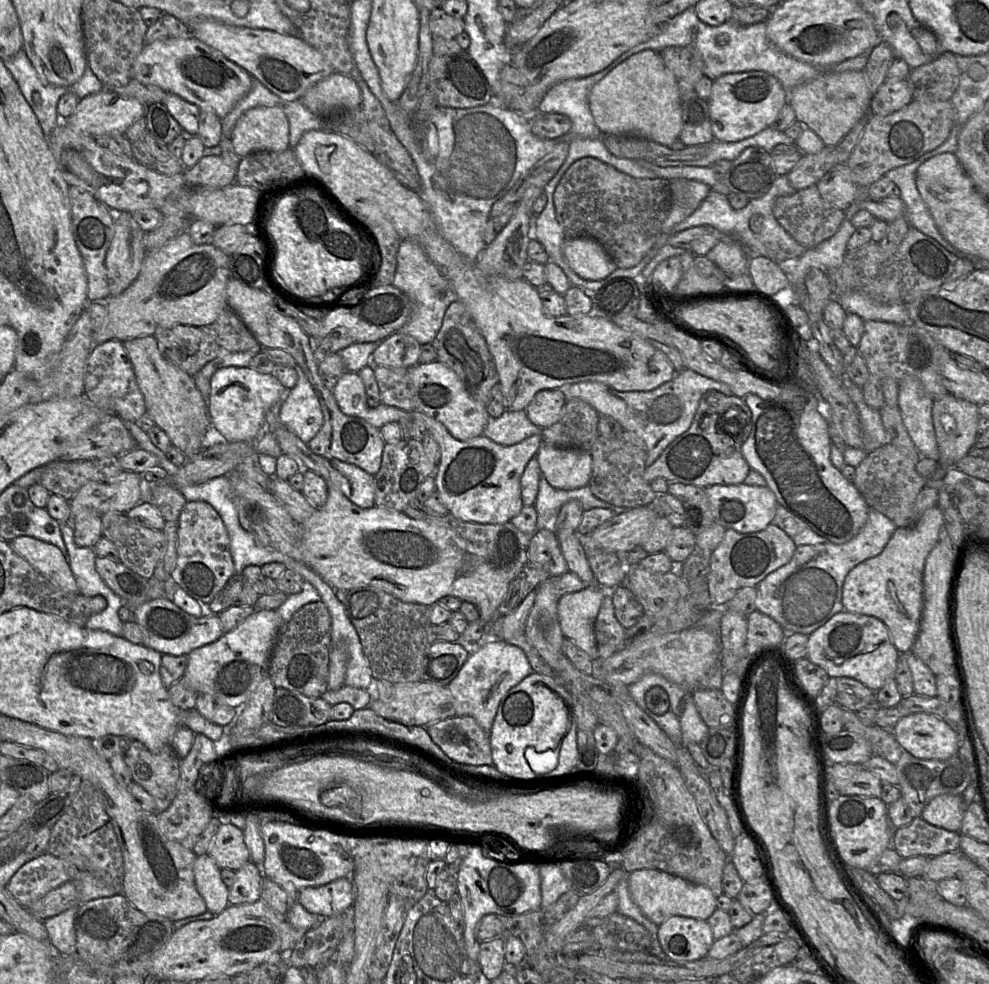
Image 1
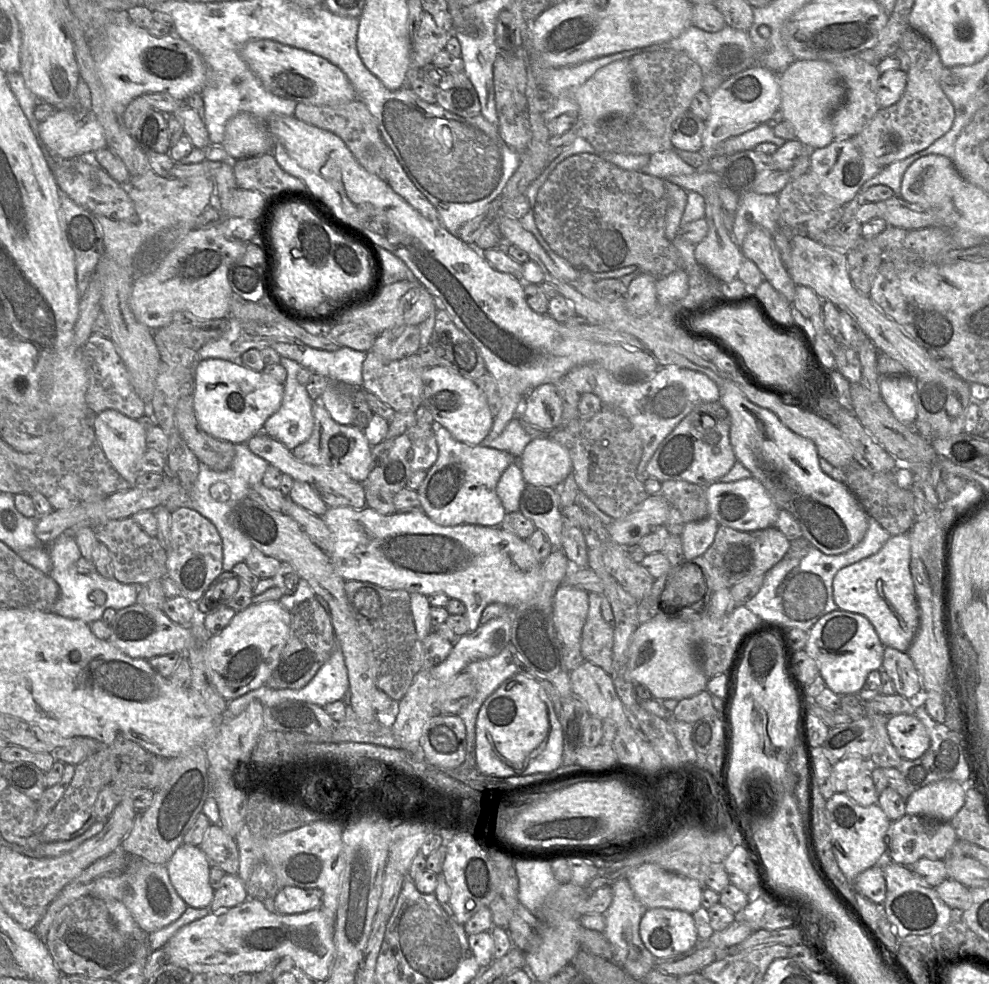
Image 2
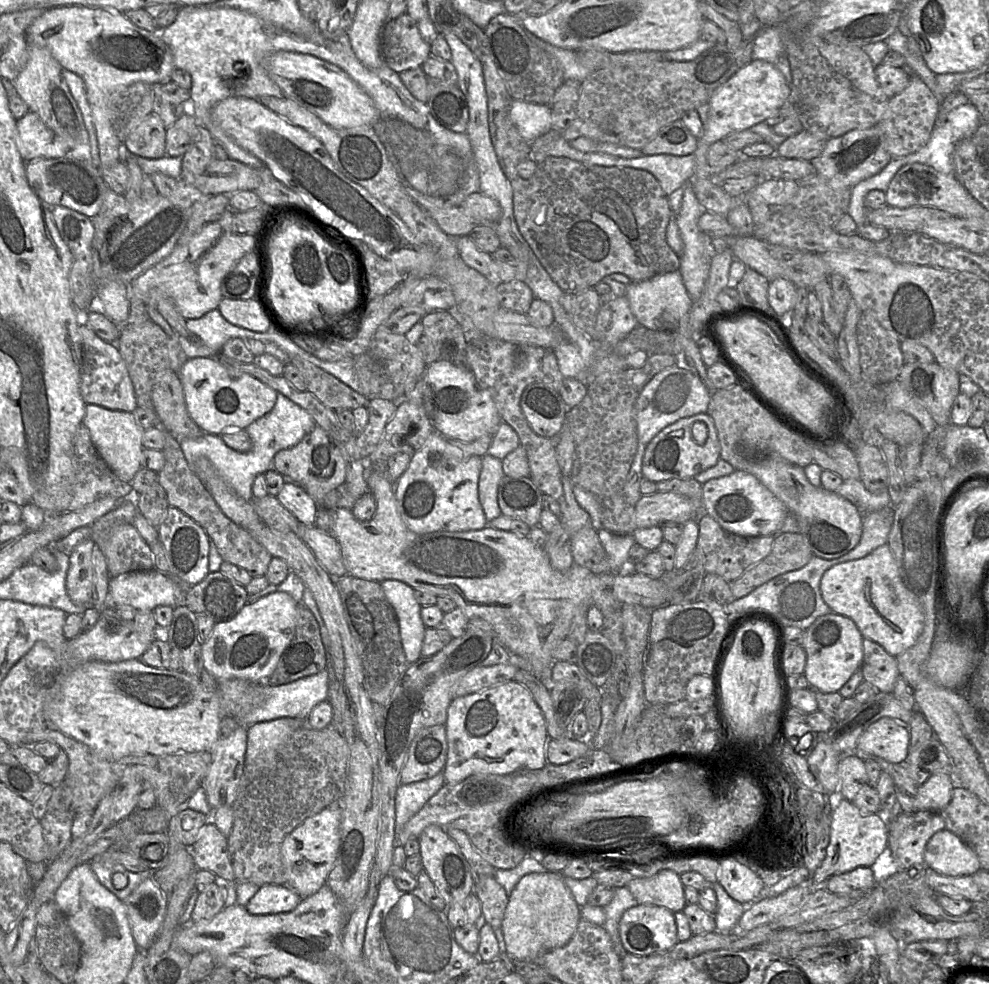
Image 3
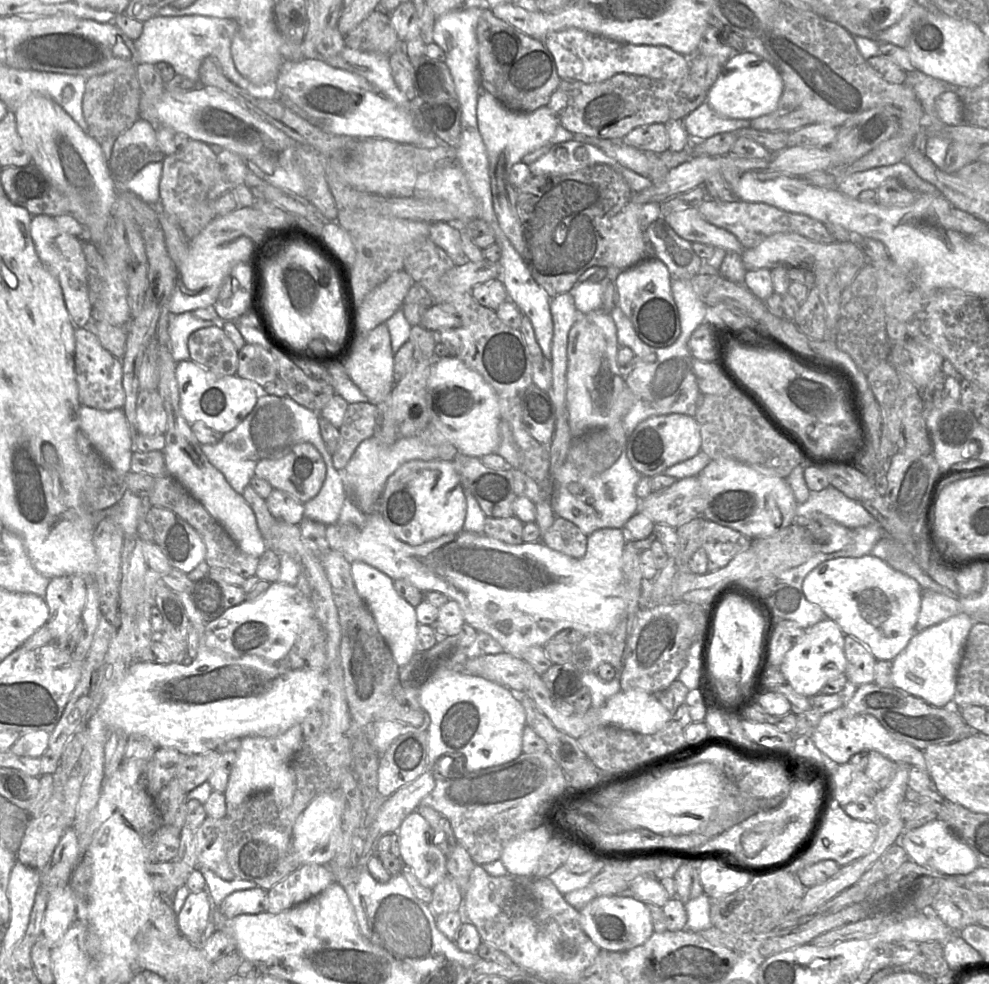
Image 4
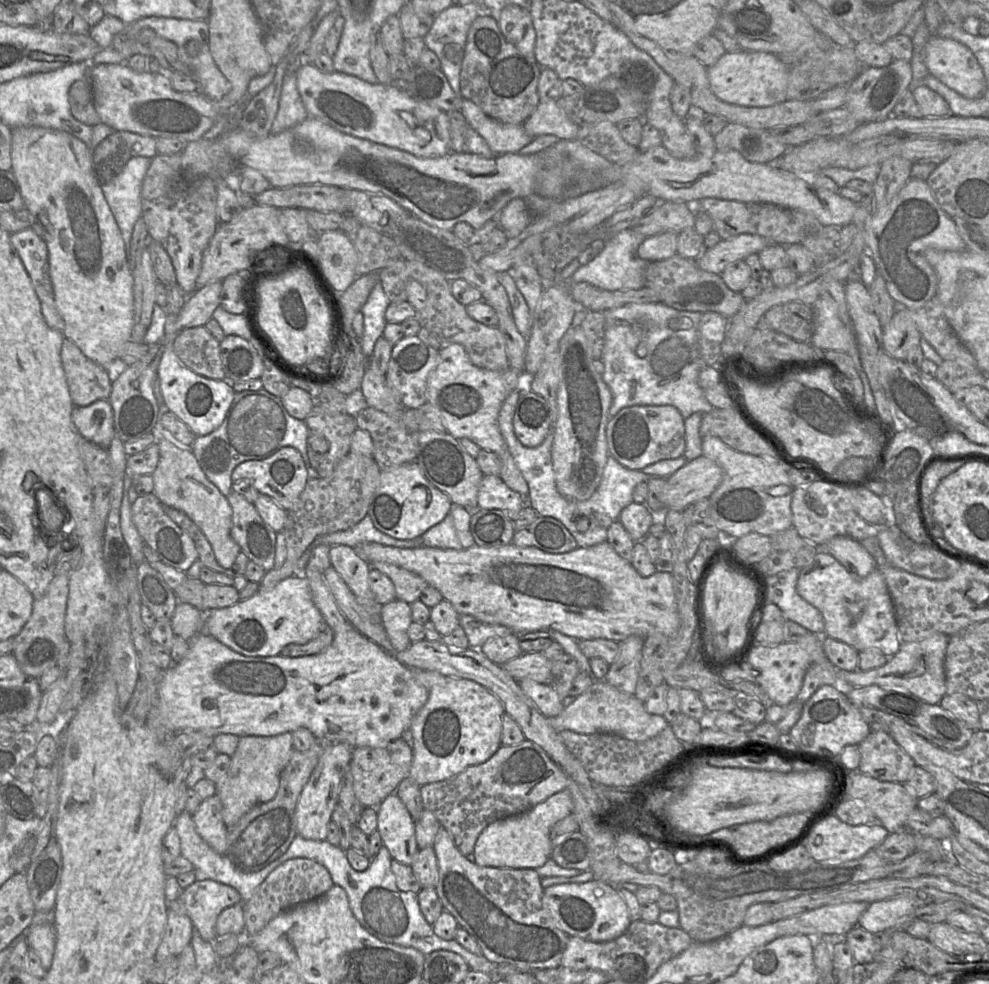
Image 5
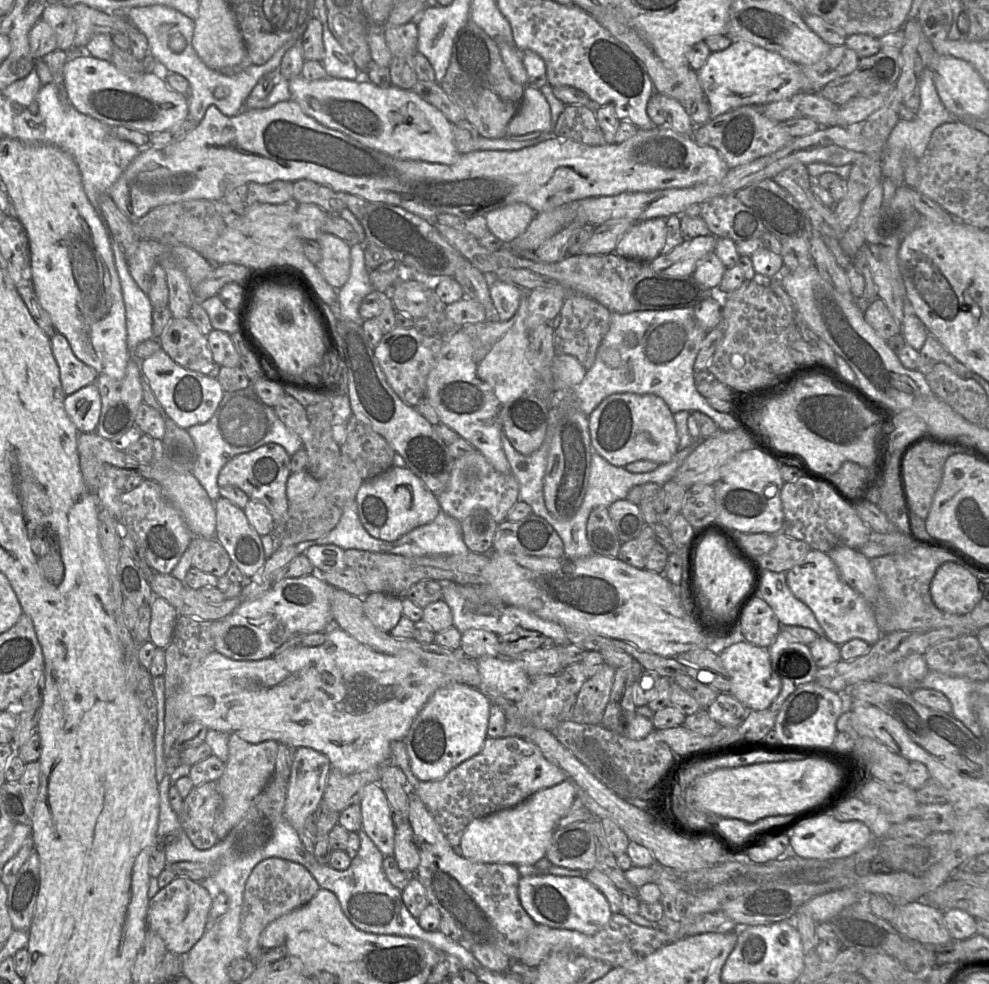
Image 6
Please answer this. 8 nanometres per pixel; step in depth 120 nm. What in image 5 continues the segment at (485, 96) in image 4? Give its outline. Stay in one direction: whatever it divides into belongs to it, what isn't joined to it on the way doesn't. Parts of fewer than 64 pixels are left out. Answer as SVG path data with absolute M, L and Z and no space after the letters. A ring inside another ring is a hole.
M462 100L462 114L470 127L484 138L493 155L519 153L535 138L526 134L522 124L504 124L497 121L470 100Z

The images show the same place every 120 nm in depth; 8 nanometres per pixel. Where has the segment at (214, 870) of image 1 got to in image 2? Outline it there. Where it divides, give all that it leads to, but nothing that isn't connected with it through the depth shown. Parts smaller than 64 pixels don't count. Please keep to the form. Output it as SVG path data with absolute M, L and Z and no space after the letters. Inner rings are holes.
M183 843L165 865L173 887L187 905L208 908L214 895L209 882L211 866L200 847Z

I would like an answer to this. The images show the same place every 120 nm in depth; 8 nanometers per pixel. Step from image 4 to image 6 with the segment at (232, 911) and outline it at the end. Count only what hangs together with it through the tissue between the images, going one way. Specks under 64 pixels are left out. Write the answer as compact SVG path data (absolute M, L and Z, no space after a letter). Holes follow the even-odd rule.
M178 875L150 899L148 931L163 939L168 952L185 955L205 934L213 900L212 894L200 882Z

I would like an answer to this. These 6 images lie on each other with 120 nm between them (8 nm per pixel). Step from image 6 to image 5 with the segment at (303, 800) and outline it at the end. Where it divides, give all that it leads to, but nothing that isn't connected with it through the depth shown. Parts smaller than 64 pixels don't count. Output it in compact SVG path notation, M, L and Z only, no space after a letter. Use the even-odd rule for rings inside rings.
M345 743L330 744L321 754L318 764L299 797L295 819L297 833L308 840L326 840L332 815L339 802L341 789L348 778L353 750Z

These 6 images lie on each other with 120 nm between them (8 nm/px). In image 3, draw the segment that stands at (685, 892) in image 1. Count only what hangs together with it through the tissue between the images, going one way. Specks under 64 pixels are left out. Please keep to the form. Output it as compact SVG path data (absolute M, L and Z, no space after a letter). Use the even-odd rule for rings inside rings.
M662 870L651 877L636 878L626 886L638 904L665 907L672 912L681 912L687 902L680 874Z

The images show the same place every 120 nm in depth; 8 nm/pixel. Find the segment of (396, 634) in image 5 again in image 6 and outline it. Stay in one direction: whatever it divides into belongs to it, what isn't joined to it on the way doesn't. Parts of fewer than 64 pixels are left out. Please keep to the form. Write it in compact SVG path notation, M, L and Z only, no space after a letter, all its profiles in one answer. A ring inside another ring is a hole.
M370 593L363 598L364 610L370 621L389 633L403 617L402 598L383 593Z

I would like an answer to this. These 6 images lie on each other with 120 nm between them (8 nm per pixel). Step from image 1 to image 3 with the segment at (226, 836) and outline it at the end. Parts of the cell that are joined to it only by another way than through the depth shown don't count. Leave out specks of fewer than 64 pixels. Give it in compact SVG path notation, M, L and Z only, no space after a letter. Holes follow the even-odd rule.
M208 820L203 825L192 847L197 869L208 870L218 879L236 881L228 851L227 837L212 821Z

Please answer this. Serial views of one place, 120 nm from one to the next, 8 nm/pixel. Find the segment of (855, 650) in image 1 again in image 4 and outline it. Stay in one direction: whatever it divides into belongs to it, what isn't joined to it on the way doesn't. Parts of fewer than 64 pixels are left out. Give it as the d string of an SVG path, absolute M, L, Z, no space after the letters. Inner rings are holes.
M829 618L804 630L804 636L788 651L779 670L796 693L810 698L818 695L829 680L846 675L845 634L839 625Z

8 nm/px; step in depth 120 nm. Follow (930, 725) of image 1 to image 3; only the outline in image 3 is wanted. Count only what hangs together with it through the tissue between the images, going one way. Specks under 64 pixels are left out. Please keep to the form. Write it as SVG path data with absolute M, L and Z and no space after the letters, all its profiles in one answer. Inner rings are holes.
M883 717L862 733L854 754L864 760L878 757L891 763L901 763L907 758L909 742L908 725Z

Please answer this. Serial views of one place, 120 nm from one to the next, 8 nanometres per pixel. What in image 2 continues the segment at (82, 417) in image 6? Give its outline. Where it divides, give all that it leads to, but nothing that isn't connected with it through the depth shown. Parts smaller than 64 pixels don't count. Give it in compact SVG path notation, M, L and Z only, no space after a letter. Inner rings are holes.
M106 409L95 415L93 428L101 448L113 468L131 485L137 473L136 465L146 451L146 429L136 419L129 418L116 410Z

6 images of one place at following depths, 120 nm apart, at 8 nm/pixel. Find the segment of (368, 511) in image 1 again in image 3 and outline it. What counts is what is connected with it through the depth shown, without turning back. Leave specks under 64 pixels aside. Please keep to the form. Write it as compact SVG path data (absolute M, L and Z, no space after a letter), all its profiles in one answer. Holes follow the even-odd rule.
M373 475L369 484L371 486L374 498L377 503L376 511L374 516L368 521L357 520L351 509L347 508L337 508L333 511L333 528L332 535L337 540L340 545L344 565L347 571L347 575L354 576L356 578L361 578L369 581L382 582L385 580L398 580L401 581L413 589L417 589L423 592L433 594L435 596L445 596L451 598L456 605L462 610L465 617L468 620L472 618L481 618L489 622L493 628L493 632L496 636L496 641L505 646L505 648L513 655L518 656L525 660L525 662L530 665L532 664L535 671L535 676L541 681L541 672L545 667L549 667L551 663L551 654L553 650L558 645L558 643L568 636L571 628L571 624L575 615L578 613L582 606L595 606L597 607L604 617L604 622L607 618L615 615L616 611L620 611L620 602L615 598L612 591L612 584L614 577L619 573L625 573L624 569L629 562L629 552L631 547L636 543L632 534L617 534L611 533L604 529L599 529L597 534L599 540L604 547L610 564L610 571L602 574L595 574L588 569L578 565L573 564L570 569L565 572L560 572L555 570L550 562L550 558L543 547L540 547L533 543L527 536L517 535L513 532L499 530L490 526L478 530L468 530L468 531L436 531L426 534L417 534L410 531L397 511L396 499L394 494L395 483L389 483L384 479Z

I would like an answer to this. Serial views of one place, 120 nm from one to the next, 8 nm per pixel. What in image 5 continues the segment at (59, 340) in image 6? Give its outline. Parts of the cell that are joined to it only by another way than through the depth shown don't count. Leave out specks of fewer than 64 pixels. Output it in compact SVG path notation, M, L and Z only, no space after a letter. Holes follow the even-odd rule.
M67 337L62 343L61 361L74 405L86 406L109 398L112 380L107 367L85 356Z

